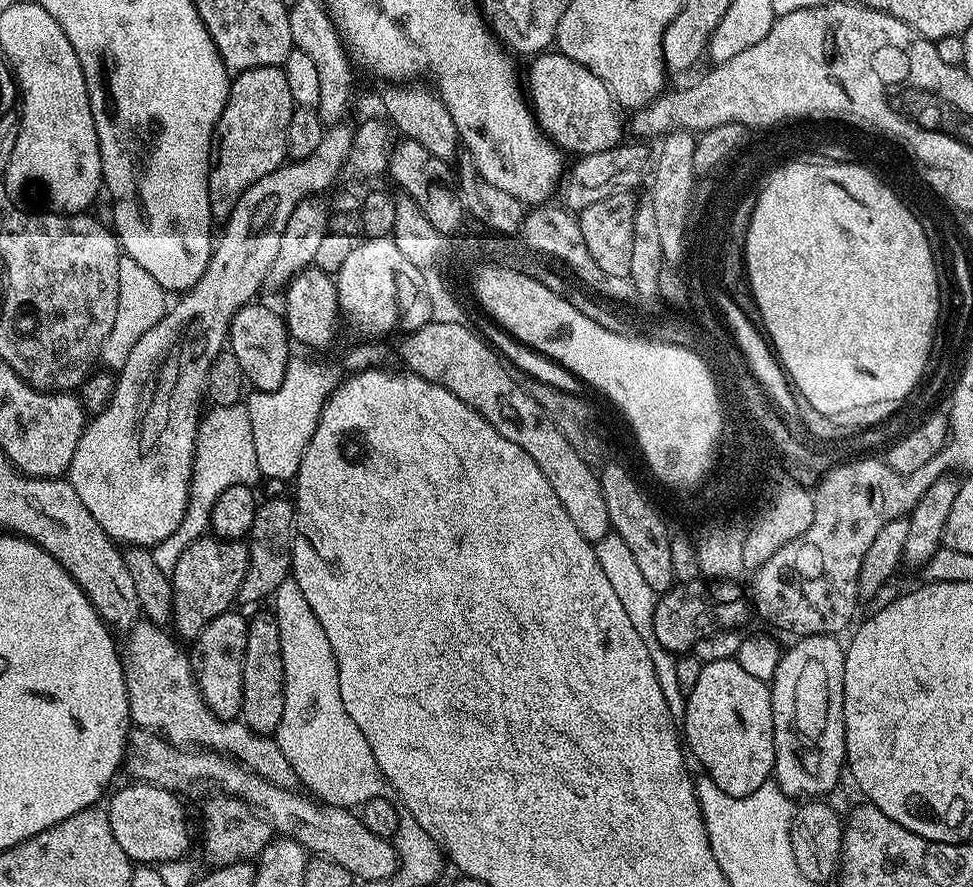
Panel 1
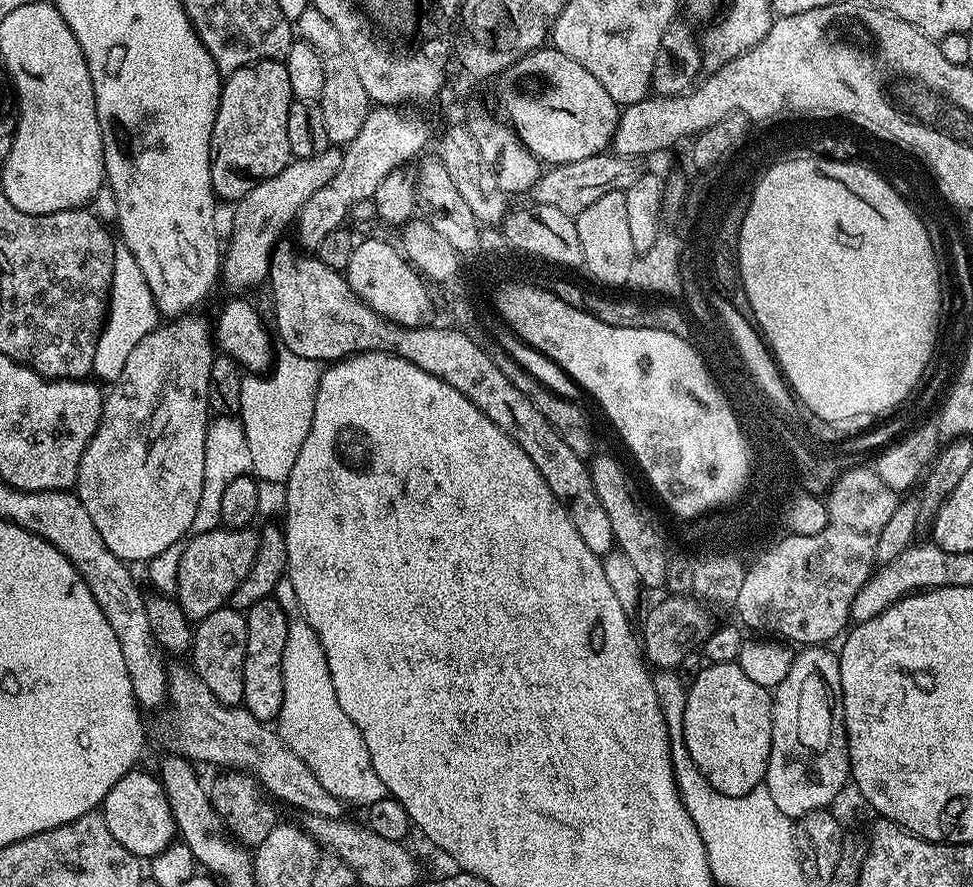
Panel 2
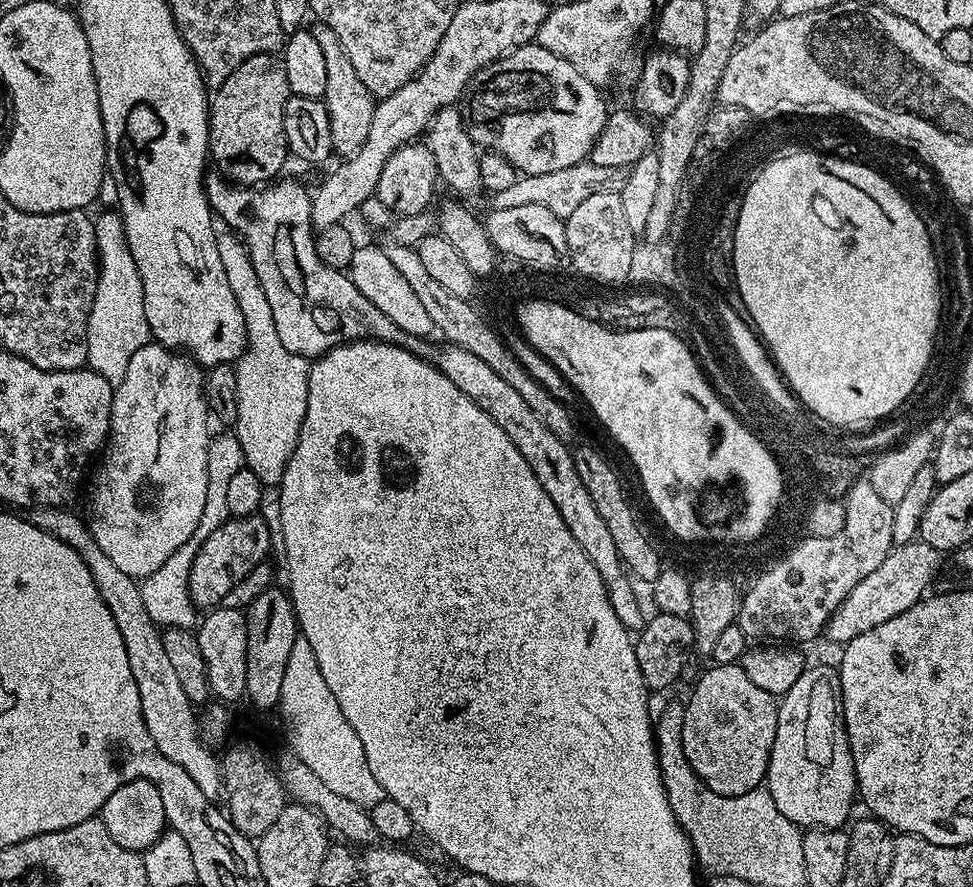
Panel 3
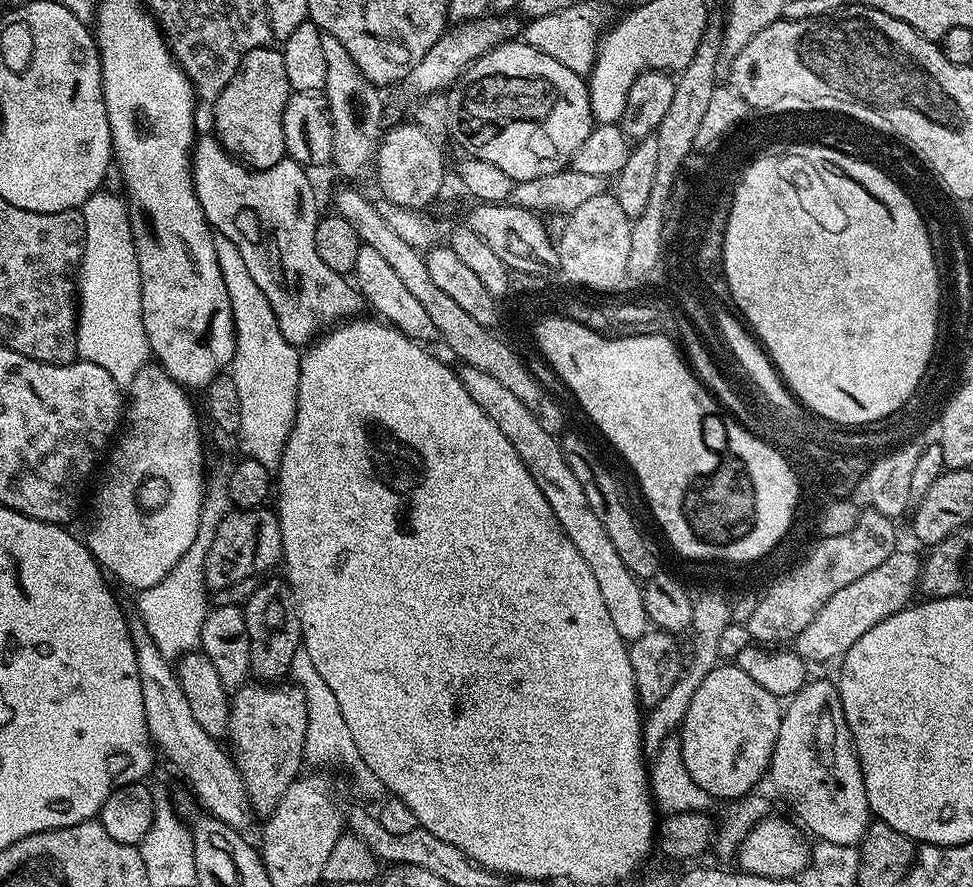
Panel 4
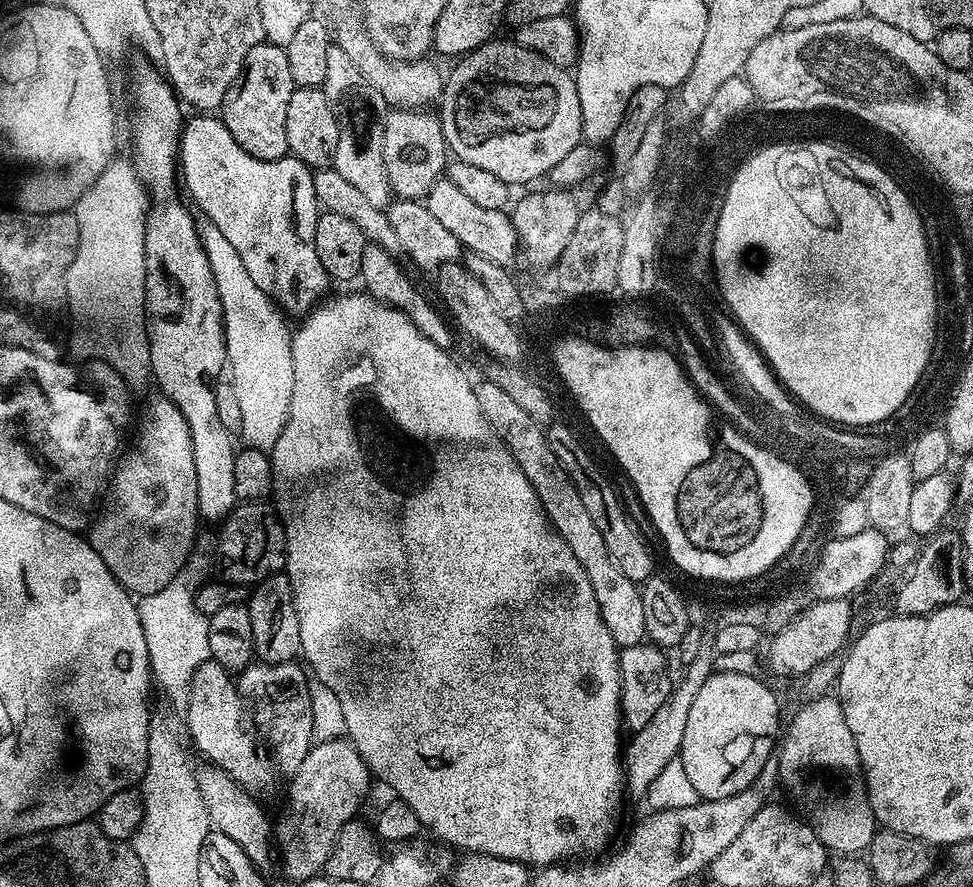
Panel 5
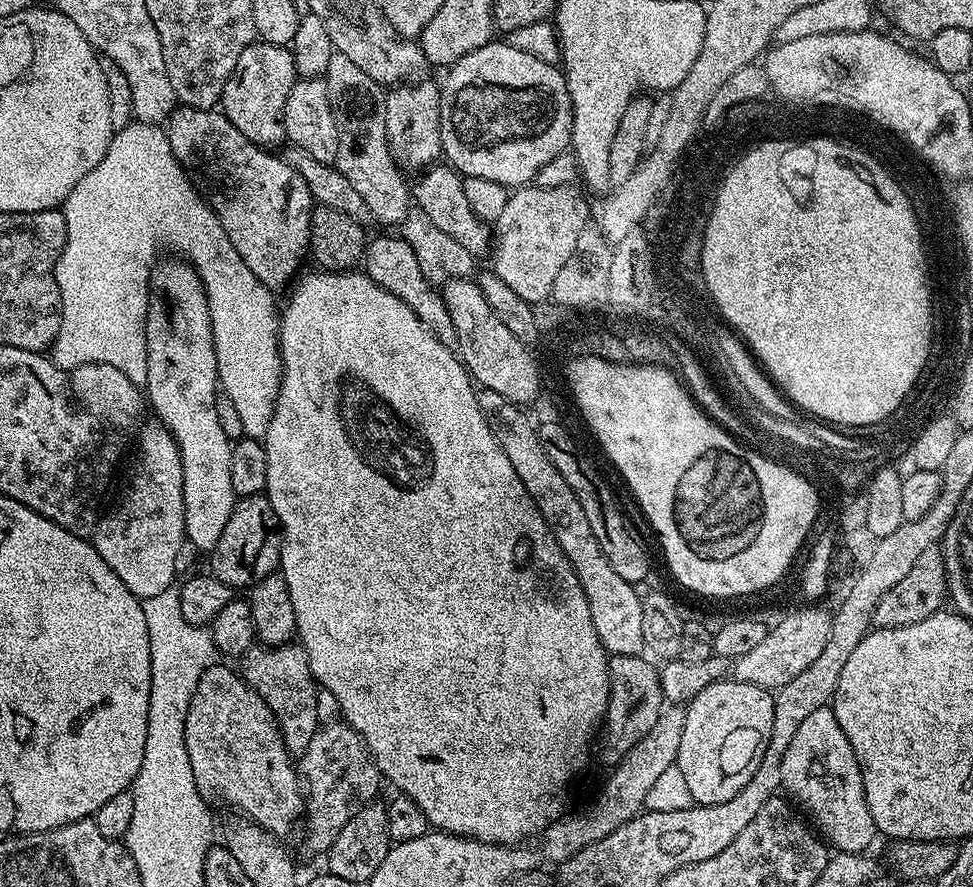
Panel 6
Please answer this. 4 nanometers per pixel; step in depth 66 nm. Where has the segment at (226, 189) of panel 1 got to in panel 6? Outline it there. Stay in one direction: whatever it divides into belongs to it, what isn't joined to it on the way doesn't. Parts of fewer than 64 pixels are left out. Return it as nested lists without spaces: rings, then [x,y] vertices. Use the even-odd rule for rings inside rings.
[[[257,39],[250,46],[246,46],[246,50],[242,50],[242,58],[238,58],[238,66],[234,66],[234,74],[226,82],[224,92],[220,96],[219,107],[250,143],[265,150],[275,149],[275,144],[283,145],[286,140],[286,98],[290,98],[290,90],[296,85],[297,79],[291,47],[268,44]]]

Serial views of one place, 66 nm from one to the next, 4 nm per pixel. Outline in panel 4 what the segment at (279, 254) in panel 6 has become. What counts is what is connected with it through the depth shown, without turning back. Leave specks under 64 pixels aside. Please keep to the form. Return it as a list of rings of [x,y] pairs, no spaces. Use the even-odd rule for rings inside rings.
[[[212,134],[201,135],[192,146],[192,189],[198,198],[198,206],[202,206],[202,214],[211,228],[238,246],[238,254],[242,254],[258,290],[266,294],[266,302],[270,302],[270,310],[274,310],[274,318],[278,318],[278,330],[282,330],[282,338],[294,346],[311,345],[333,326],[359,317],[363,313],[360,311],[366,308],[366,301],[359,288],[330,270],[330,266],[318,258],[318,250],[314,250],[318,211],[316,192],[307,174],[305,165],[291,158],[280,160],[266,170],[248,168],[240,161],[233,160]]]

